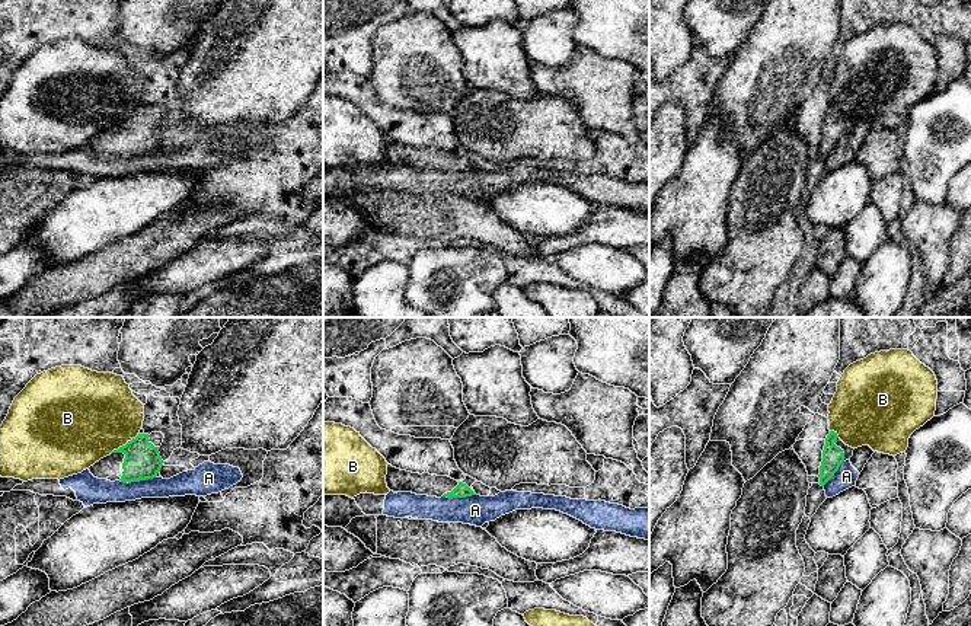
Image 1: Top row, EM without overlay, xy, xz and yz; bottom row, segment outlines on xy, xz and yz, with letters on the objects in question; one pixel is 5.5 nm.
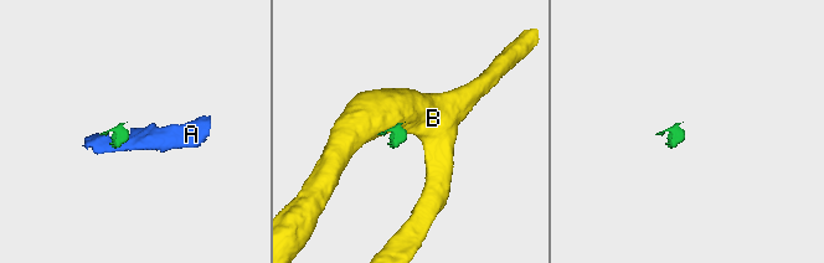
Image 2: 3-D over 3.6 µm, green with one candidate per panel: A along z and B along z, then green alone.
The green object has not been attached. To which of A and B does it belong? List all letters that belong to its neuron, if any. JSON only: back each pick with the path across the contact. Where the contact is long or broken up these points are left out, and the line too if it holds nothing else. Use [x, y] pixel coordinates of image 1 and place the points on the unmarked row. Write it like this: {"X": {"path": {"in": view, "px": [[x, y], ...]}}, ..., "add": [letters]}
{"add": []}

